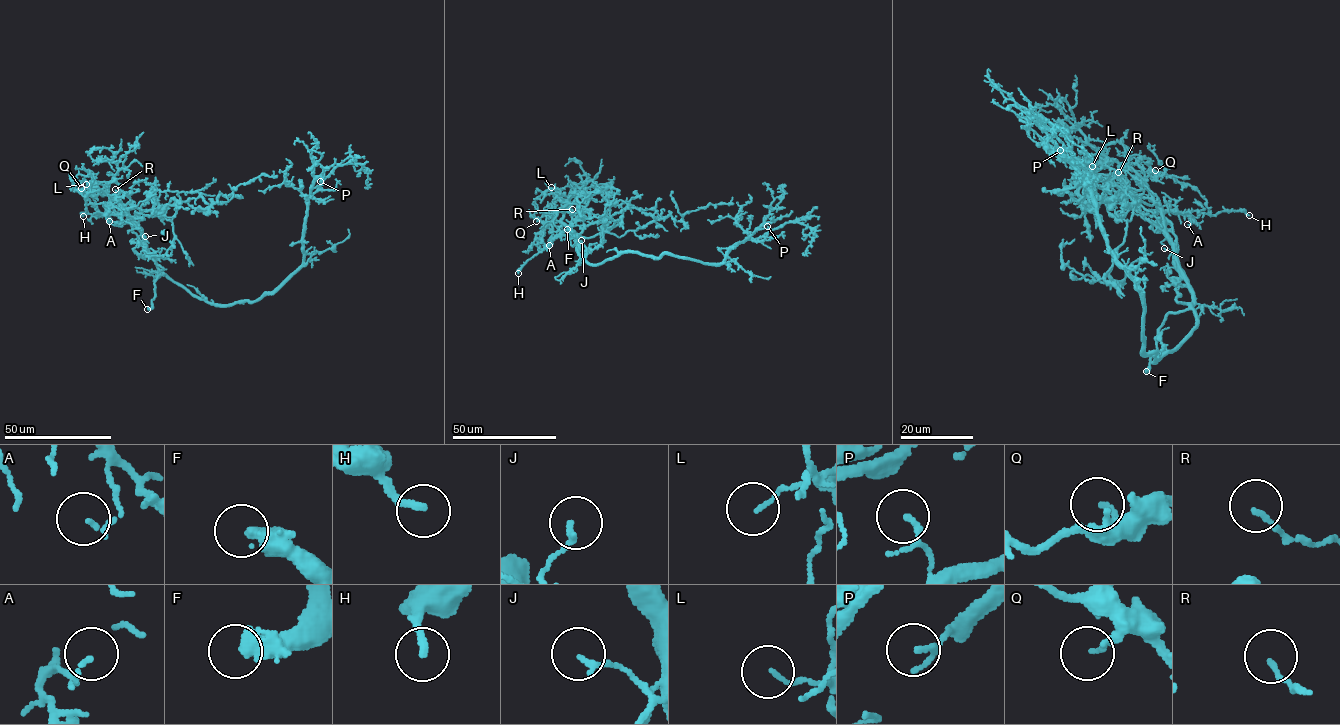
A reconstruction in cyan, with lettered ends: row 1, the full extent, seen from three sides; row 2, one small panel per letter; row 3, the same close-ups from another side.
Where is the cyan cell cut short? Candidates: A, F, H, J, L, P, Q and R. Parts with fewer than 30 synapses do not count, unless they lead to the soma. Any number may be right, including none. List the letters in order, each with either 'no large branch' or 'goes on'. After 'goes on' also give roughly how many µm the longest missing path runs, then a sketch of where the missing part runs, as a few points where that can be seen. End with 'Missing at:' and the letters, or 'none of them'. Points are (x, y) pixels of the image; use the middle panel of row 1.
A: no large branch
F: goes on | 20 µm
H: no large branch
J: no large branch
L: no large branch
P: no large branch
Q: no large branch
R: no large branch
Missing at: F

